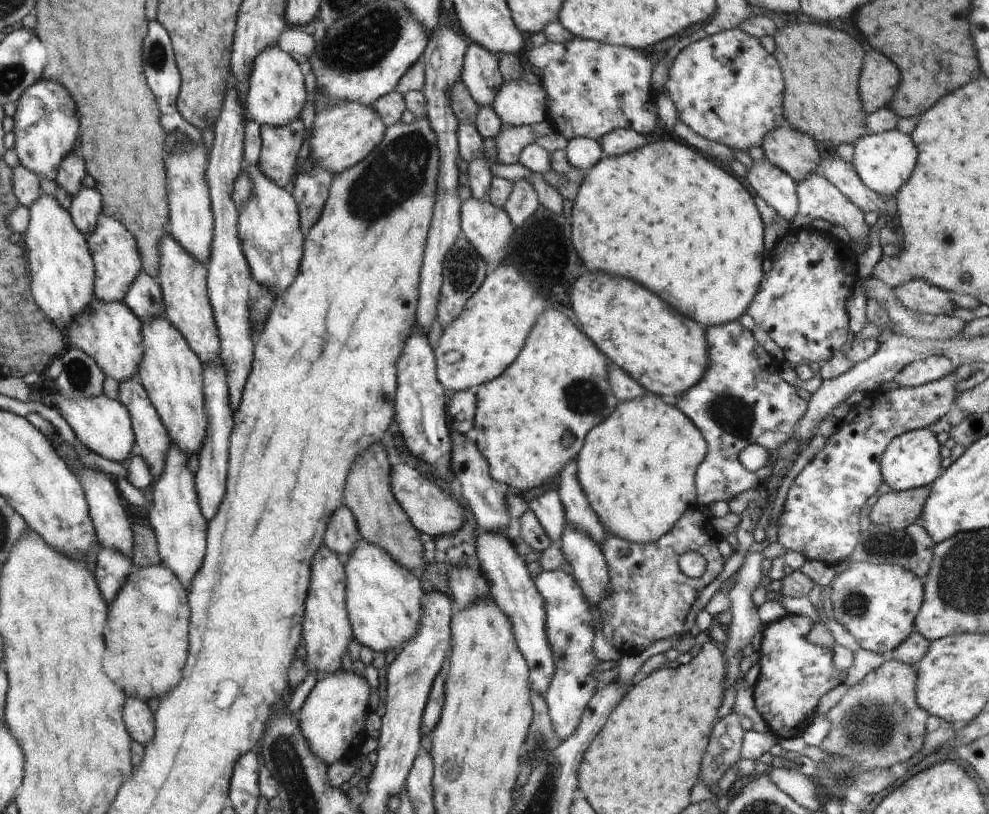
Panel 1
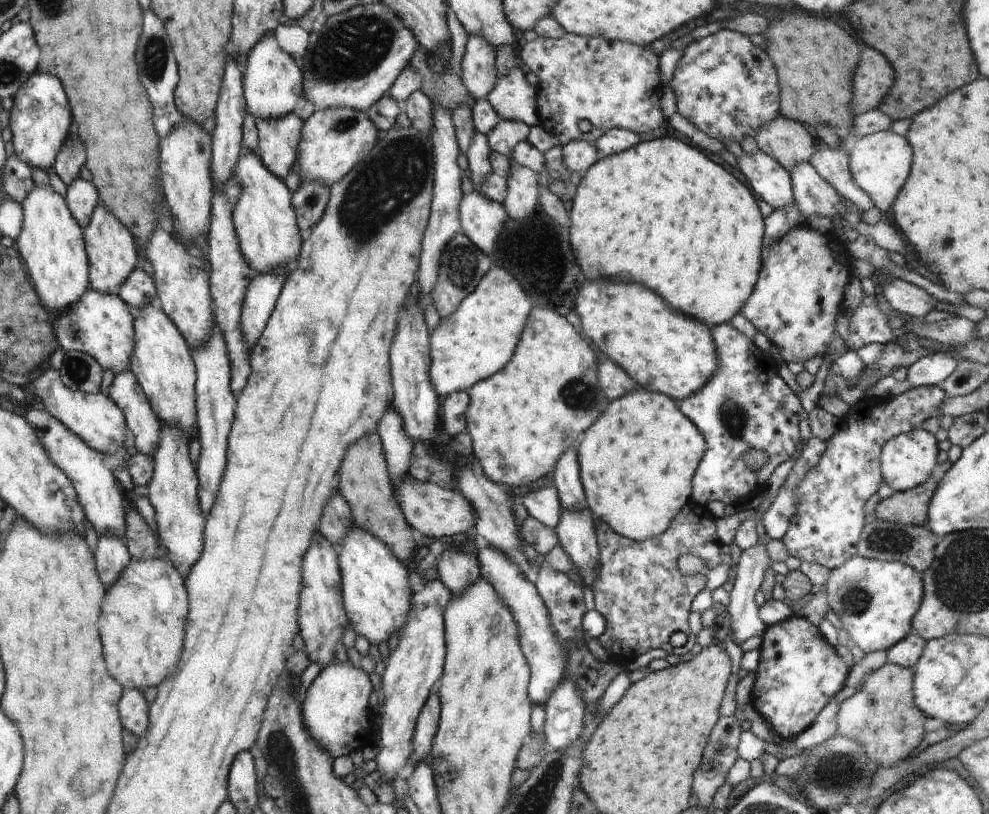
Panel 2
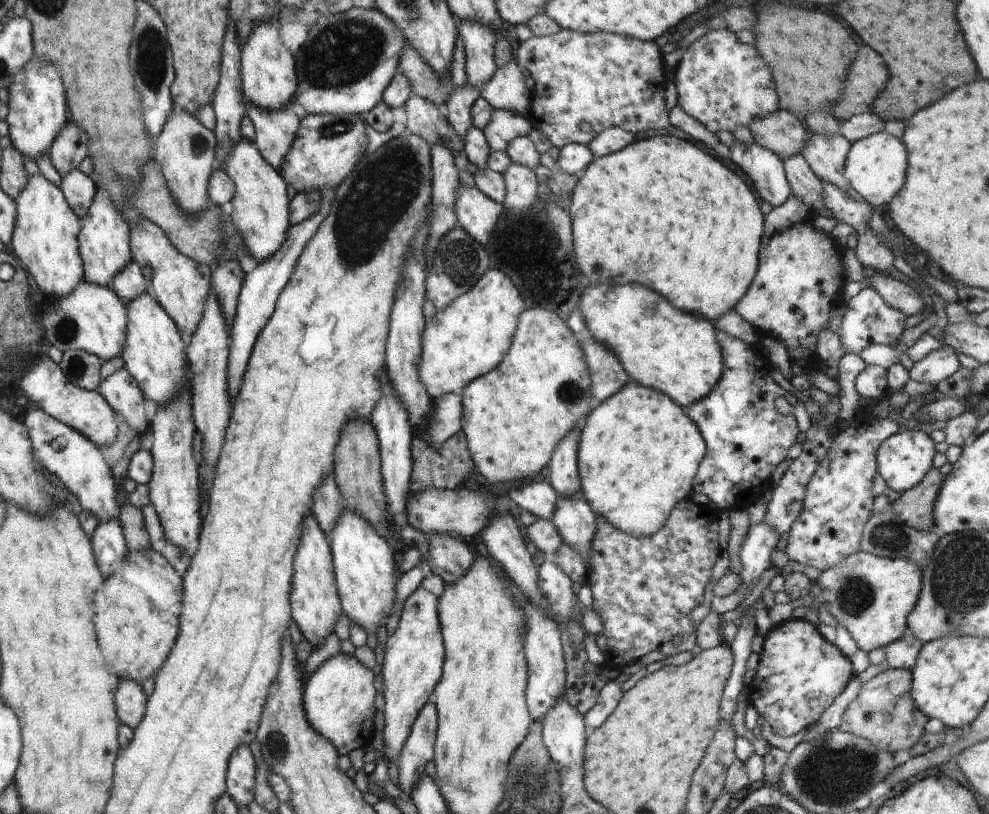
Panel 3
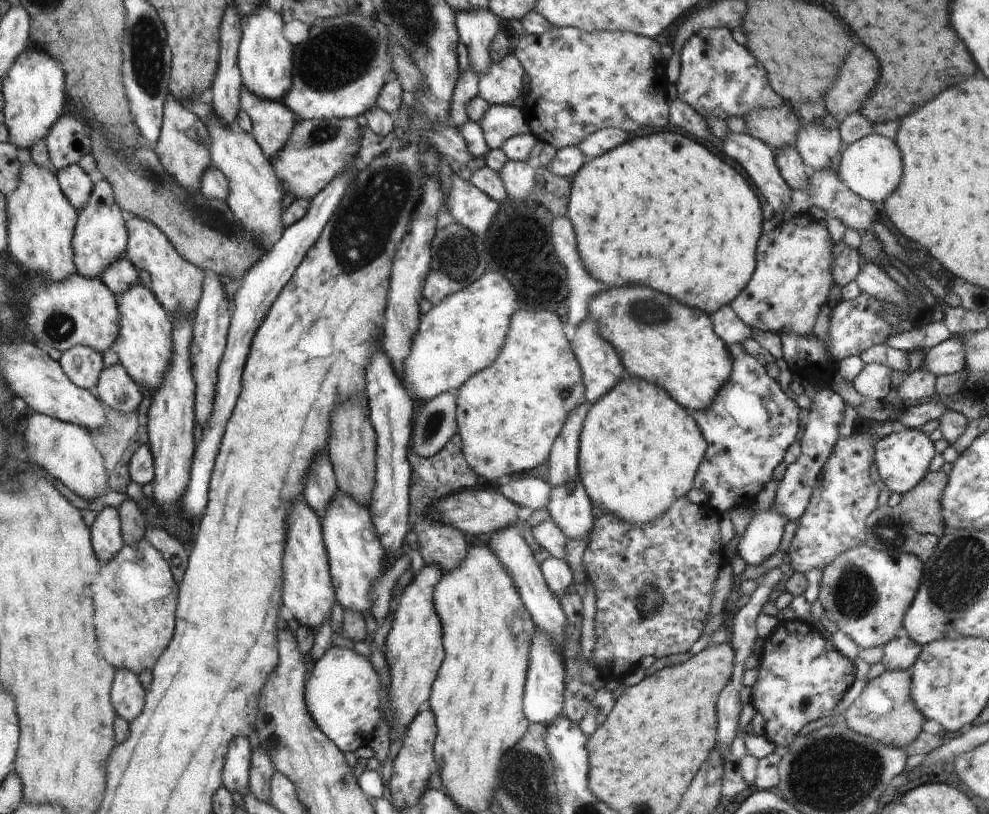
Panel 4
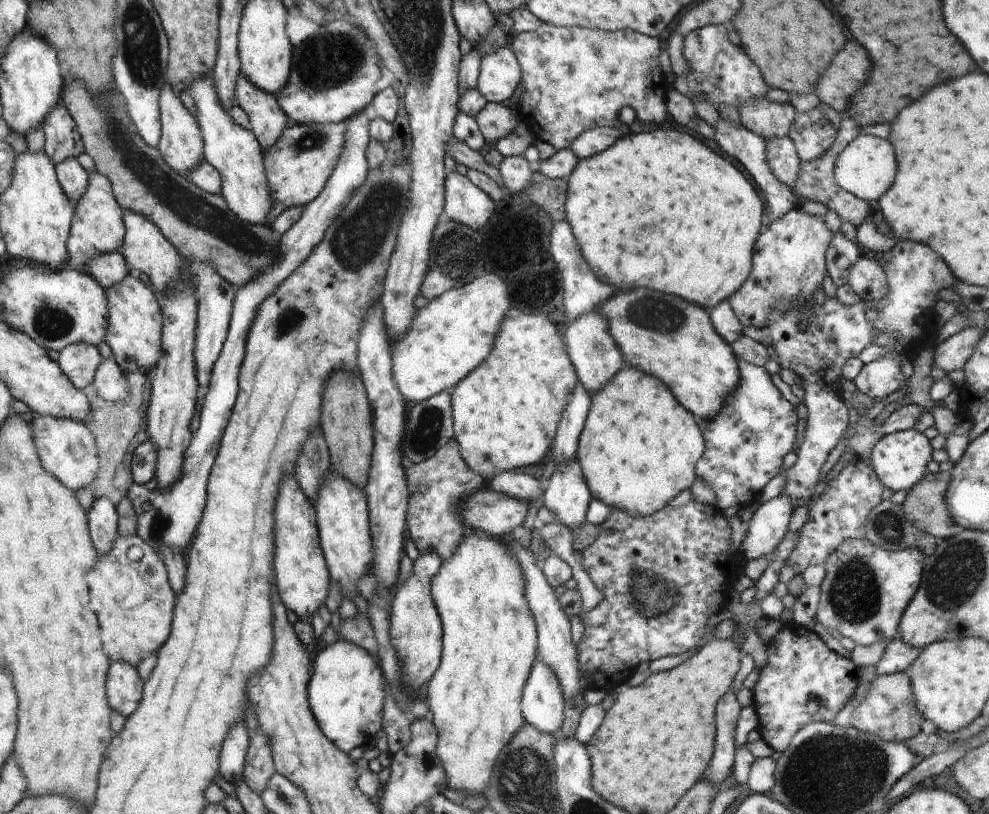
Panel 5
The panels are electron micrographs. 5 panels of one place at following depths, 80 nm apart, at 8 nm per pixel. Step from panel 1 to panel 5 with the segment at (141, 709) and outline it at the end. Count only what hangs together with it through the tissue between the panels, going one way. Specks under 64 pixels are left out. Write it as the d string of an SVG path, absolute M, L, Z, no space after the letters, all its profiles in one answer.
M116 662L112 666L112 678L108 676L108 698L112 698L112 710L124 718L130 717L142 702L142 680L130 663Z

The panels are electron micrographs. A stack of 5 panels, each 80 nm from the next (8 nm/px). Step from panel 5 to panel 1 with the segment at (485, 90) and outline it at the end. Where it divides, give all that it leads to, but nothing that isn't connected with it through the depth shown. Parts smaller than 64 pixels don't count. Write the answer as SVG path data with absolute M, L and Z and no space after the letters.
M524 79L503 83L493 100L493 109L504 127L540 124L547 117L547 94L541 83L529 84Z

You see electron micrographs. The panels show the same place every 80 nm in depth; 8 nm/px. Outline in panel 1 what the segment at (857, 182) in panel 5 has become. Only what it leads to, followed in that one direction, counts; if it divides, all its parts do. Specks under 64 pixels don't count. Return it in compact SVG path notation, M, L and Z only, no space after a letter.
M894 129L881 133L868 133L854 144L855 152L852 164L862 182L878 194L892 197L910 178L916 166L918 151L912 137Z

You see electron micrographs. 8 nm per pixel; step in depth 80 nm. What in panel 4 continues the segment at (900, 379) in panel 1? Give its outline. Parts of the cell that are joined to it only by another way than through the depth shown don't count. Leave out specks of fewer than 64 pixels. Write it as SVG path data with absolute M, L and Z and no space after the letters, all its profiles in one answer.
M965 334L952 335L948 340L928 349L920 369L932 372L934 376L948 376L965 368Z

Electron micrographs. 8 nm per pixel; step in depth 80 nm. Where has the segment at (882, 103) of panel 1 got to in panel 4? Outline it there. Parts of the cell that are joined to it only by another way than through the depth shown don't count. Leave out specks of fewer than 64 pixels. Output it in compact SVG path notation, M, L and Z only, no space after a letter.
M863 43L857 44L845 58L839 68L836 82L831 89L823 96L823 105L827 112L832 115L839 124L851 114L858 112L863 102L870 96L871 90L881 75L881 66L877 56Z

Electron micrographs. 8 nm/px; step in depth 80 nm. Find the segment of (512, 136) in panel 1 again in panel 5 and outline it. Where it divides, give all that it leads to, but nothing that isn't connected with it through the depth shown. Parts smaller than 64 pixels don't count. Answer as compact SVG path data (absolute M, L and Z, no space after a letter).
M487 102L474 118L487 143L491 142L491 148L494 148L494 144L501 138L514 133L521 122L517 108L505 107L500 103Z

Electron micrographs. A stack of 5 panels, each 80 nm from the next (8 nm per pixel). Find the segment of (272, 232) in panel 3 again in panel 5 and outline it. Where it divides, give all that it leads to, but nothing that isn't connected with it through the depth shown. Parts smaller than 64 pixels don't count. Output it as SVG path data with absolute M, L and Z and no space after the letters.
M200 77L199 80L194 80L190 93L193 96L194 104L196 104L196 110L198 110L199 116L197 121L203 134L204 159L206 159L222 177L221 195L226 199L227 205L231 207L231 210L238 218L244 219L253 225L266 225L271 228L266 222L268 218L268 212L272 209L274 204L274 190L271 190L269 185L267 170L264 166L264 150L259 145L258 139L252 131L246 130L241 126L238 126L236 122L232 120L232 117L228 114L228 111L221 105L219 101L219 95L216 92L215 84L208 77Z

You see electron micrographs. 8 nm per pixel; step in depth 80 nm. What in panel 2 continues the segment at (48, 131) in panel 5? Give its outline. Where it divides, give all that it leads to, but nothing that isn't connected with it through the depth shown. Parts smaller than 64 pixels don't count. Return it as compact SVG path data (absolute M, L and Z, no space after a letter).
M78 136L64 144L53 166L62 182L69 187L79 177L80 168L85 165L86 155Z

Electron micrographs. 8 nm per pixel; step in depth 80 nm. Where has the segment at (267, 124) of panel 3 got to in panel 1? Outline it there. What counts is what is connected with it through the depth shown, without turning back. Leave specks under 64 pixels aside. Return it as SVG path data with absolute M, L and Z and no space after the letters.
M298 118L296 122L283 127L262 125L261 155L259 169L280 188L292 192L298 152L302 148L304 123Z

